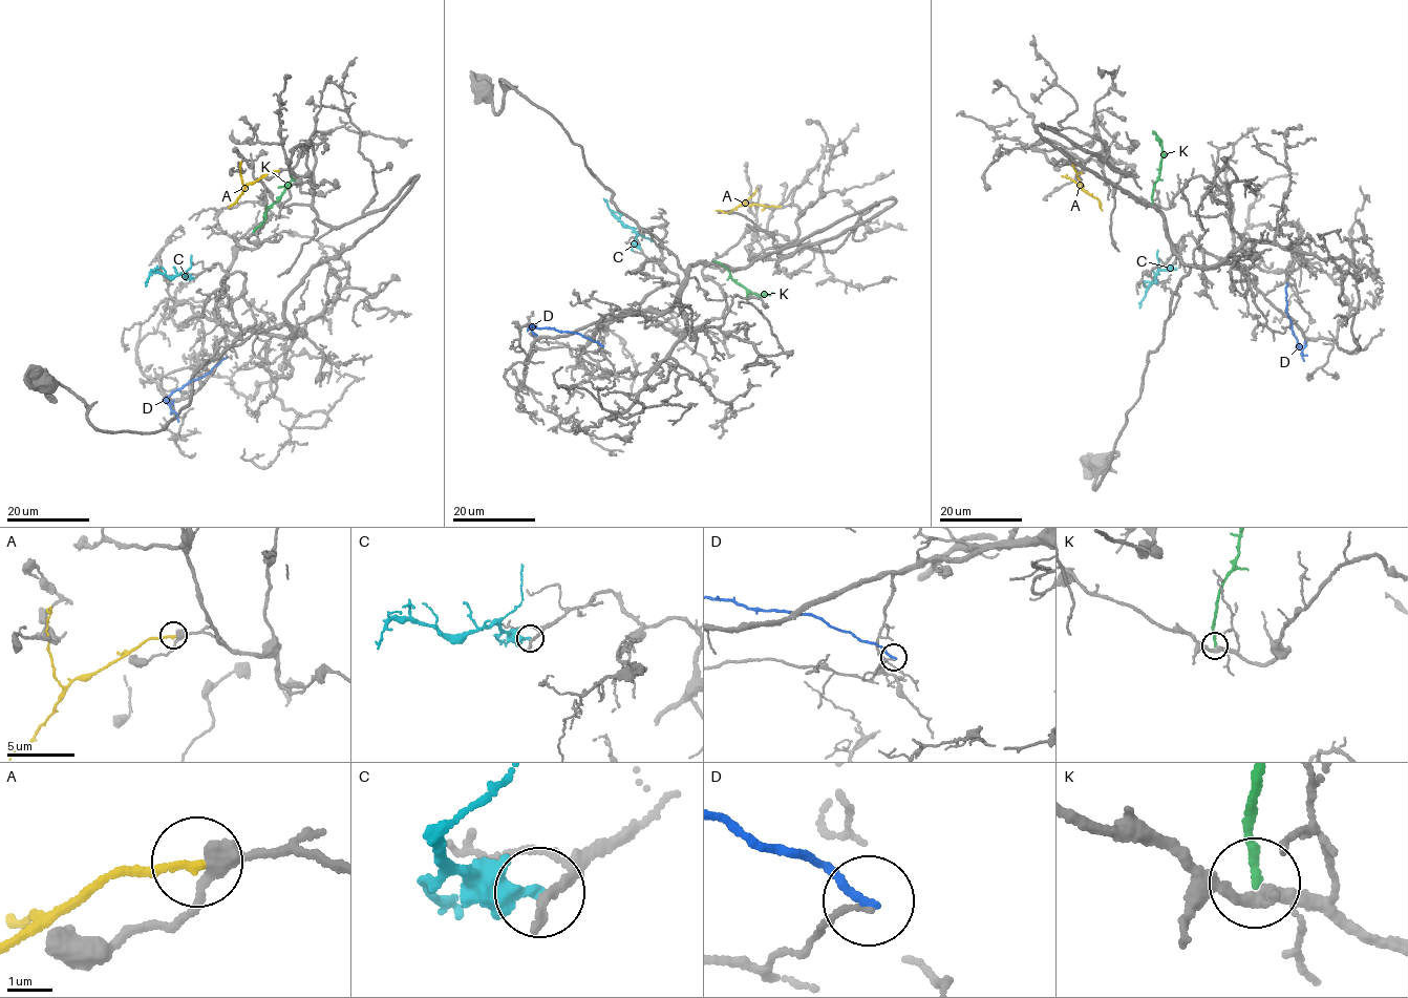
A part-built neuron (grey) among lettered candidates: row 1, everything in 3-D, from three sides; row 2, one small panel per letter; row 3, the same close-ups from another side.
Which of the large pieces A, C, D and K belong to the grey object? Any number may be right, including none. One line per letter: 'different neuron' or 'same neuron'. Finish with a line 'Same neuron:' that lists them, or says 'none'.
A: different neuron
C: different neuron
D: different neuron
K: different neuron
Same neuron: none

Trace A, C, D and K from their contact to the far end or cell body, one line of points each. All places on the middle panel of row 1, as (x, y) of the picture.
A: (781, 207), (747, 204), (725, 213), (716, 211)
C: (639, 248), (636, 233), (614, 216), (603, 198)
D: (602, 346), (577, 333), (530, 326)
K: (713, 260), (752, 293), (764, 296), (771, 292)

